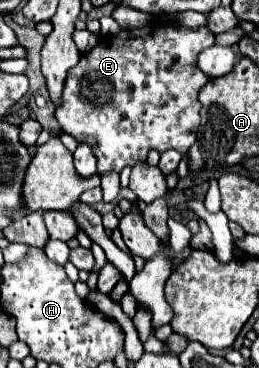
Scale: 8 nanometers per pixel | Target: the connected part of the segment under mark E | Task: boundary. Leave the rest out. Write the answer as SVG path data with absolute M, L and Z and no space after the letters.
M149 23L141 29L121 29L113 35L113 39L101 37L91 51L81 55L77 67L69 69L63 105L55 111L55 117L61 129L73 135L77 143L93 145L93 155L97 157L97 175L105 175L109 171L121 173L125 167L145 161L151 149L157 149L159 153L175 149L181 155L189 151L201 121L201 103L197 93L209 81L209 75L197 69L197 57L211 45L215 45L215 33L209 33L207 27L189 29L171 27L171 23Z

